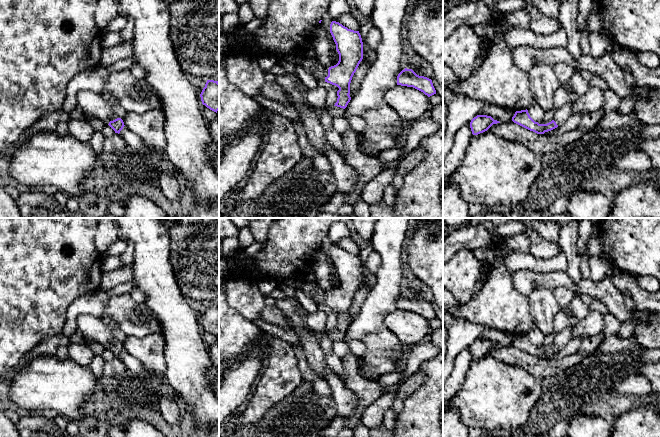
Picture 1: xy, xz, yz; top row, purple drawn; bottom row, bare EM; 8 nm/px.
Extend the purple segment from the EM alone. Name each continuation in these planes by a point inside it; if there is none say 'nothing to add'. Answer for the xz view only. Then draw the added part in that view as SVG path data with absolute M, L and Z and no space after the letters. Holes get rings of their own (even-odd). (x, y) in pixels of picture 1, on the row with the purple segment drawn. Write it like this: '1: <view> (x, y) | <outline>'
1: xz (334, 111) | M332 106L331 108L329 108L329 114L332 116L332 118L334 117L342 117L344 116L345 113L345 109L337 107L337 106Z

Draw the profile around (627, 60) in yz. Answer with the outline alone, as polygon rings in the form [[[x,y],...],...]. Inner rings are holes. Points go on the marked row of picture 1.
[[[628,49],[615,51],[613,59],[623,72],[628,71],[633,75],[635,85],[660,90],[660,67],[655,69],[645,67],[638,62],[636,53]]]

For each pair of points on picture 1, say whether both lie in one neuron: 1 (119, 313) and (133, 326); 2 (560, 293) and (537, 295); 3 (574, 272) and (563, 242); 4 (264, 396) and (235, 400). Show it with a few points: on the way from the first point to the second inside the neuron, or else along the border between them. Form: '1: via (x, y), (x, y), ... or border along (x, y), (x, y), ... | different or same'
1: via (122, 315), (130, 323) | same
2: border along (552, 291), (561, 309) | different
3: via (574, 265), (570, 249) | same
4: border along (251, 394), (238, 410) | different

